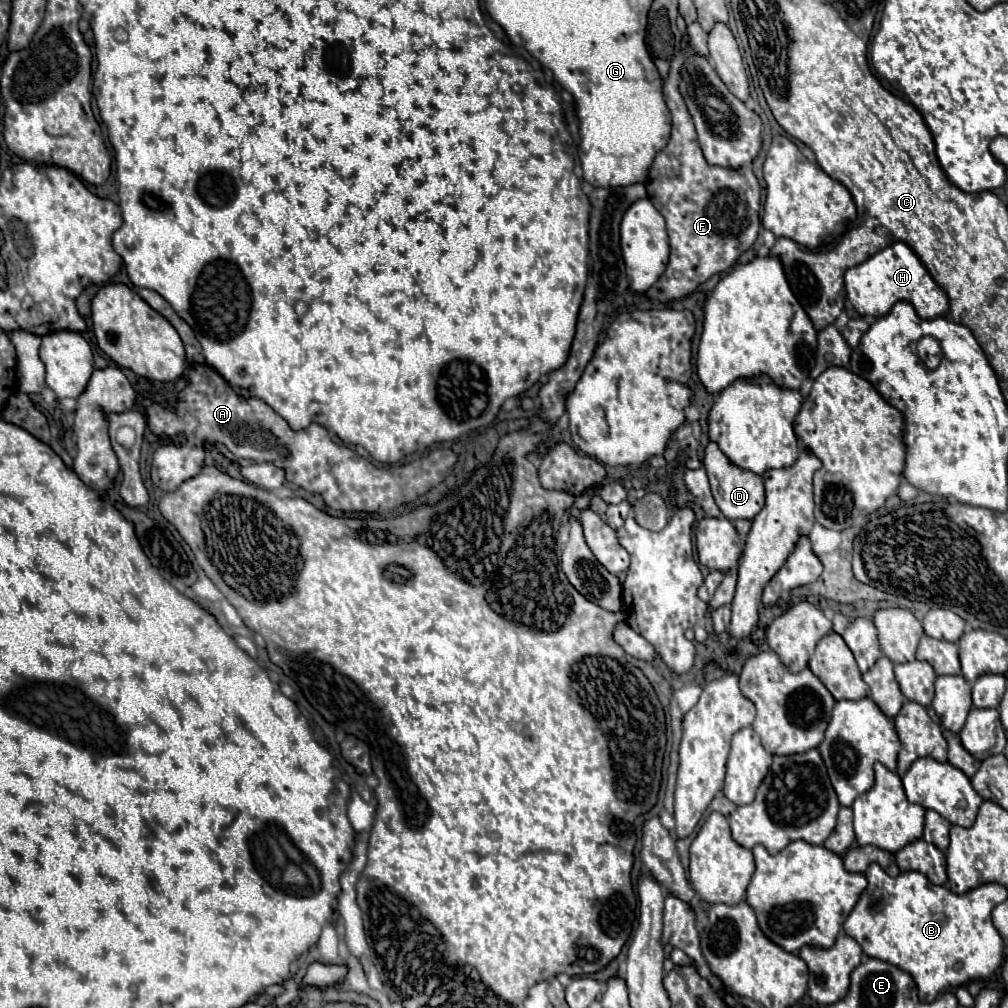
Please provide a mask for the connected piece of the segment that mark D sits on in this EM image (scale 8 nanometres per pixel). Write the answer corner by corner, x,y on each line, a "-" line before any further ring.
708,443
708,447
706,447
704,469
706,469
708,479
710,479
712,495
714,495
716,503
718,503
718,507
724,513
726,519
730,519
730,521
754,519
754,515
758,515
758,511
762,511
762,507
764,507
764,483
762,483
762,477
732,465
726,459
726,455
716,447
716,443

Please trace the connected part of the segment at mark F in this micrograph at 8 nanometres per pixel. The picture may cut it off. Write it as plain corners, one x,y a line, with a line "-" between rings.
698,23
688,25
686,35
688,41
682,41
678,55
672,61
670,75
664,83
664,99
672,113
672,135
668,145
656,155
646,181
648,197
666,219
670,237
668,267
654,287
648,289
648,297
658,301
686,297
714,273
728,271
736,259
752,247
760,227
760,185
752,173
752,165
744,165
738,171
712,167
706,163
696,141
694,123
686,111
678,83
682,79
682,65
686,57
698,53
708,57
708,47
706,33
702,27
698,27

